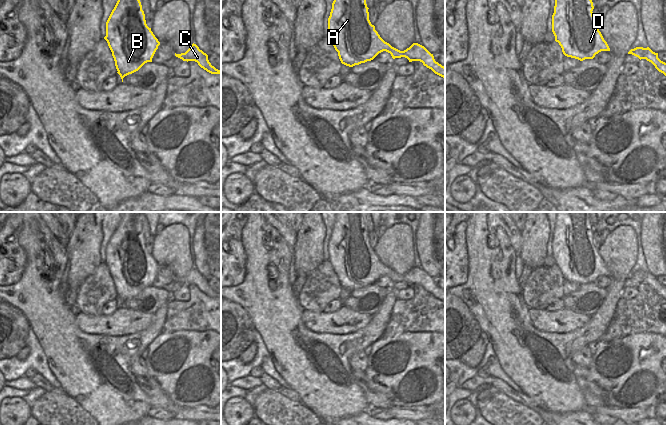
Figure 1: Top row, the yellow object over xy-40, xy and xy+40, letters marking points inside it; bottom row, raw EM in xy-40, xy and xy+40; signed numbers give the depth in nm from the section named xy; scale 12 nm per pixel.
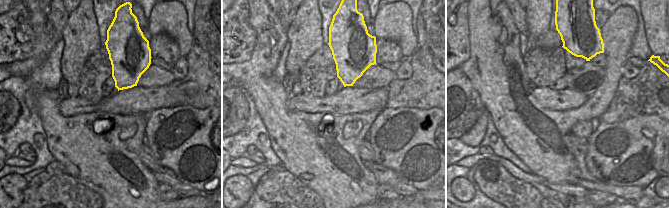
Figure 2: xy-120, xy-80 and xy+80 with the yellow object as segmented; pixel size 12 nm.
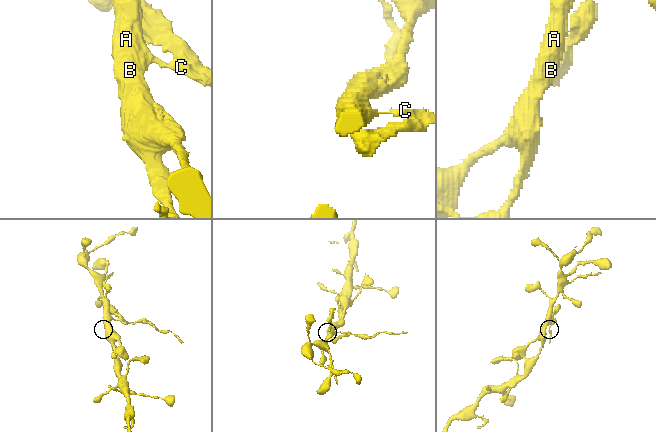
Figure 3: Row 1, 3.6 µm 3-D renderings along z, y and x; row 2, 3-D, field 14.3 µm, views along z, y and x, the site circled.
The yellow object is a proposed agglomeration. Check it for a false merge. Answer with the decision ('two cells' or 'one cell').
two cells

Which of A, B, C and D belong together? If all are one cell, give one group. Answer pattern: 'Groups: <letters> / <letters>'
Groups: A B D / C

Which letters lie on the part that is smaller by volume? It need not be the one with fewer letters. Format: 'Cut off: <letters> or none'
Cut off: C

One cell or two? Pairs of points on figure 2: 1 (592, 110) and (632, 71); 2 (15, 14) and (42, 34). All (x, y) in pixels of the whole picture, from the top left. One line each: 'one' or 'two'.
1: two
2: two

